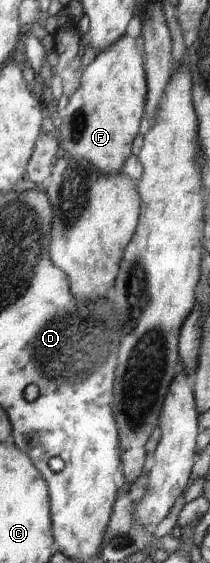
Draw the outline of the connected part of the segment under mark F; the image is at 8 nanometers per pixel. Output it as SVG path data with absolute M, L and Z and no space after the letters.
M124 34L120 40L116 40L108 50L98 52L95 59L83 70L80 86L72 93L69 102L61 111L62 124L58 131L60 148L66 152L68 158L84 158L90 164L94 164L96 170L102 174L120 174L124 166L124 160L130 153L132 140L138 134L140 120L144 113L144 102L148 96L147 76L142 58L139 40L128 34Z

